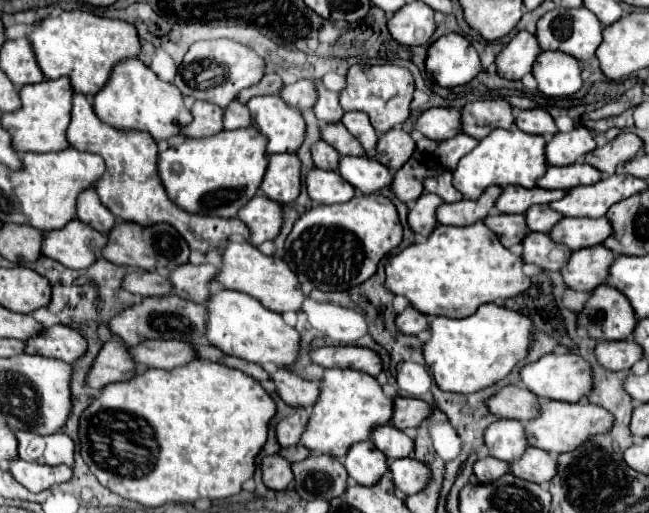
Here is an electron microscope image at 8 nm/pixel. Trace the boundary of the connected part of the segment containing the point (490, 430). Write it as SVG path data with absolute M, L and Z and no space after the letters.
M497 420L483 432L485 446L493 458L513 462L529 446L523 434L523 424L519 420Z

